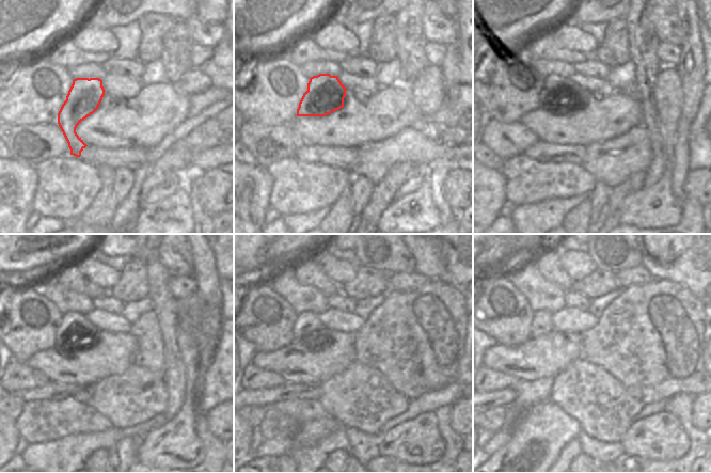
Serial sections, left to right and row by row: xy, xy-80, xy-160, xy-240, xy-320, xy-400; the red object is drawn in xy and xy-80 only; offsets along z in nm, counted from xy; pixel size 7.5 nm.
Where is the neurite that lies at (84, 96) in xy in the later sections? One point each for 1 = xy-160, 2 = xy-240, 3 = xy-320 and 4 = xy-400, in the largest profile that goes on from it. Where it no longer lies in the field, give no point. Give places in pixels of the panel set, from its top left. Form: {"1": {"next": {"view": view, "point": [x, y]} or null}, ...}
{"1": {"next": {"view": "xy-160", "point": [555, 93]}}, "2": {"next": {"view": "xy-240", "point": [72, 333]}}, "3": {"next": {"view": "xy-320", "point": [306, 322]}}, "4": {"next": {"view": "xy-400", "point": [541, 324]}}}

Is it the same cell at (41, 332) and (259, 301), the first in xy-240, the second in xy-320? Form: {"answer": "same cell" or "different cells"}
{"answer": "same cell"}

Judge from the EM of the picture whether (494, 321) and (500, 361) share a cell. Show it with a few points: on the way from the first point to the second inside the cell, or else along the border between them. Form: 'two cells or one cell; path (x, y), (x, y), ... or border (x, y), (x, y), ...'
two cells; border (522, 342), (515, 346), (498, 345)

